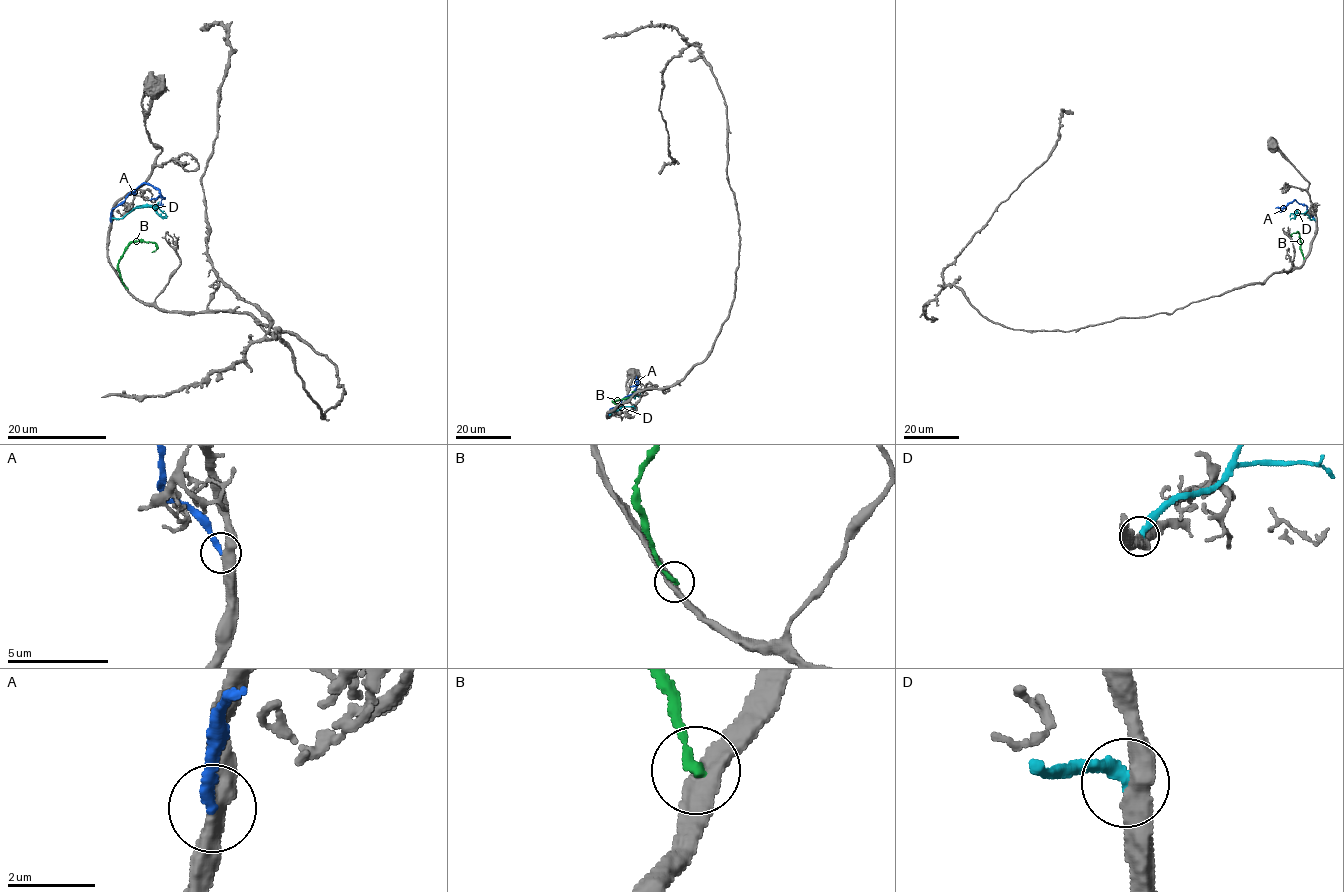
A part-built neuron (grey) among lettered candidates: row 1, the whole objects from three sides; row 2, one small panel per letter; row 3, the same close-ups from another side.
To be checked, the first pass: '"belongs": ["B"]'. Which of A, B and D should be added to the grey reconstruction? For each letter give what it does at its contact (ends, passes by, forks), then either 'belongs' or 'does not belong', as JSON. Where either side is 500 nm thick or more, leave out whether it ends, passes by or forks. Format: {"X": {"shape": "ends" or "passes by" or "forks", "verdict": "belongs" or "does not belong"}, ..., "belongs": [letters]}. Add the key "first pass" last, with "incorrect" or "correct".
{"A": {"shape": "ends", "verdict": "belongs"}, "B": {"shape": "ends", "verdict": "does not belong"}, "D": {"shape": "ends", "verdict": "does not belong"}, "belongs": ["A"], "first pass": "incorrect"}

